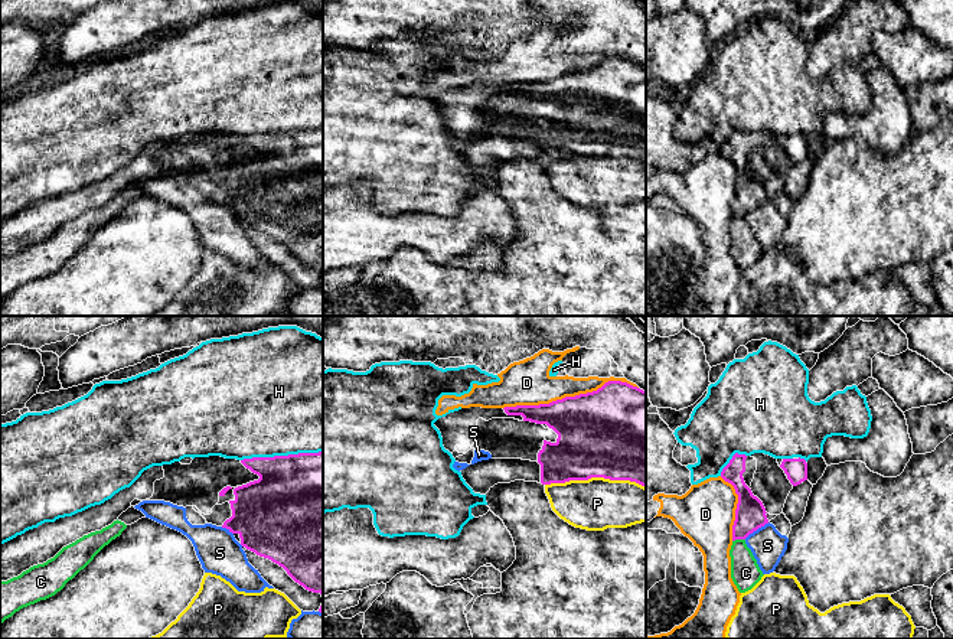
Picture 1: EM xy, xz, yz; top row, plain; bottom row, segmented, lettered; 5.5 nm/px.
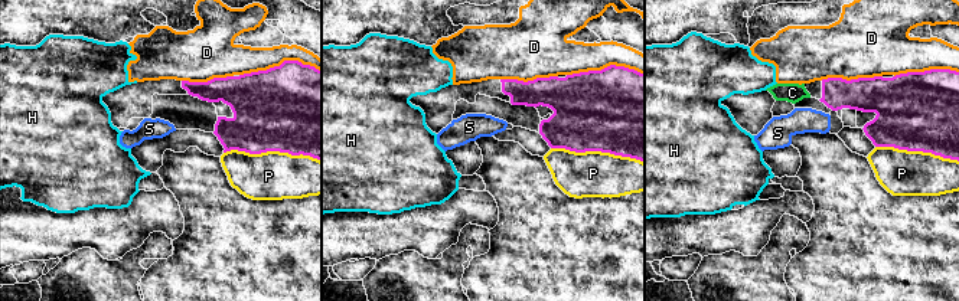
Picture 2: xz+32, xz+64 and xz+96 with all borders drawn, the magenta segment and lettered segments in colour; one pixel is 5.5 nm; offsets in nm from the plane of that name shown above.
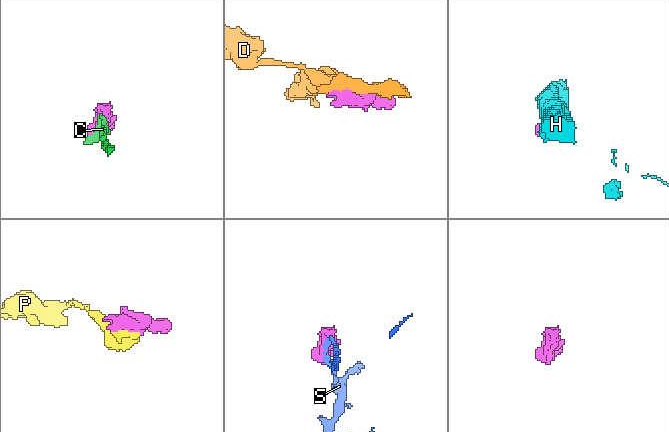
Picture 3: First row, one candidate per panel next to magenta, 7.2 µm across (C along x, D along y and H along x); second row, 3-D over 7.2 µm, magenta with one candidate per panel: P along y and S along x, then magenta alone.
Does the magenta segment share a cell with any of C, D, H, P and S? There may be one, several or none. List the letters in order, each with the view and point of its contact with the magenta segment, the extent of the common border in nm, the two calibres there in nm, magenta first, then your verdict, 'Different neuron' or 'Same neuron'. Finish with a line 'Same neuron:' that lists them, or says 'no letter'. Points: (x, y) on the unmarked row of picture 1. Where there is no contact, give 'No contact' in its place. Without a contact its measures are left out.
C: Touches magenta at yz (738, 215). Shared border 70 nm. Thickness 170 nm (magenta) against 160 nm. Different neuron
D: Touches magenta at xz (570, 74). Shared border 750 nm. Thickness 460 nm (magenta) against 260 nm. Different neuron
H: Touches magenta at xy (281, 133). Shared border 460 nm. Thickness 480 nm (magenta) against 500 nm. Different neuron
P: Touches magenta at xz (596, 153). Shared border 550 nm. Thickness 500 nm (magenta) against 300 nm. Different neuron
S: Touches magenta at yz (756, 206). Shared border 170 nm. Thickness 170 nm (magenta) against 190 nm. Different neuron
Same neuron: no letter

